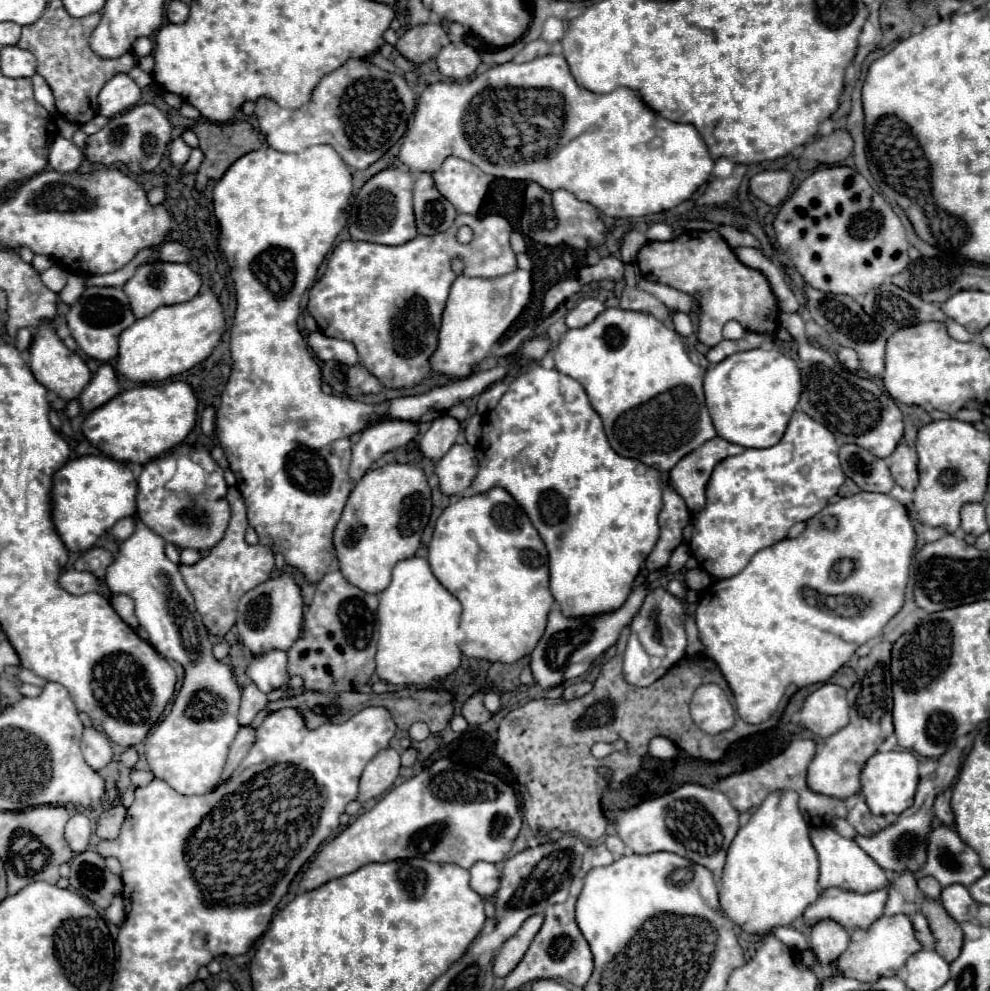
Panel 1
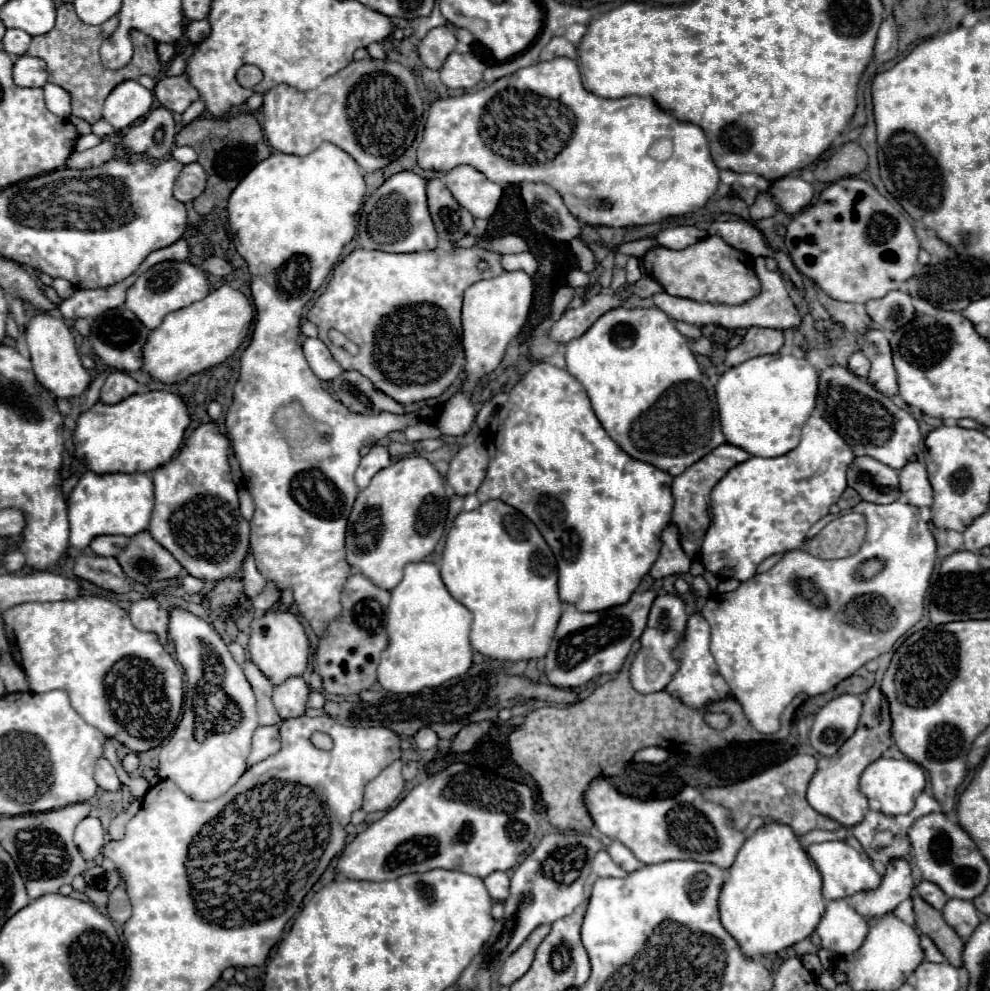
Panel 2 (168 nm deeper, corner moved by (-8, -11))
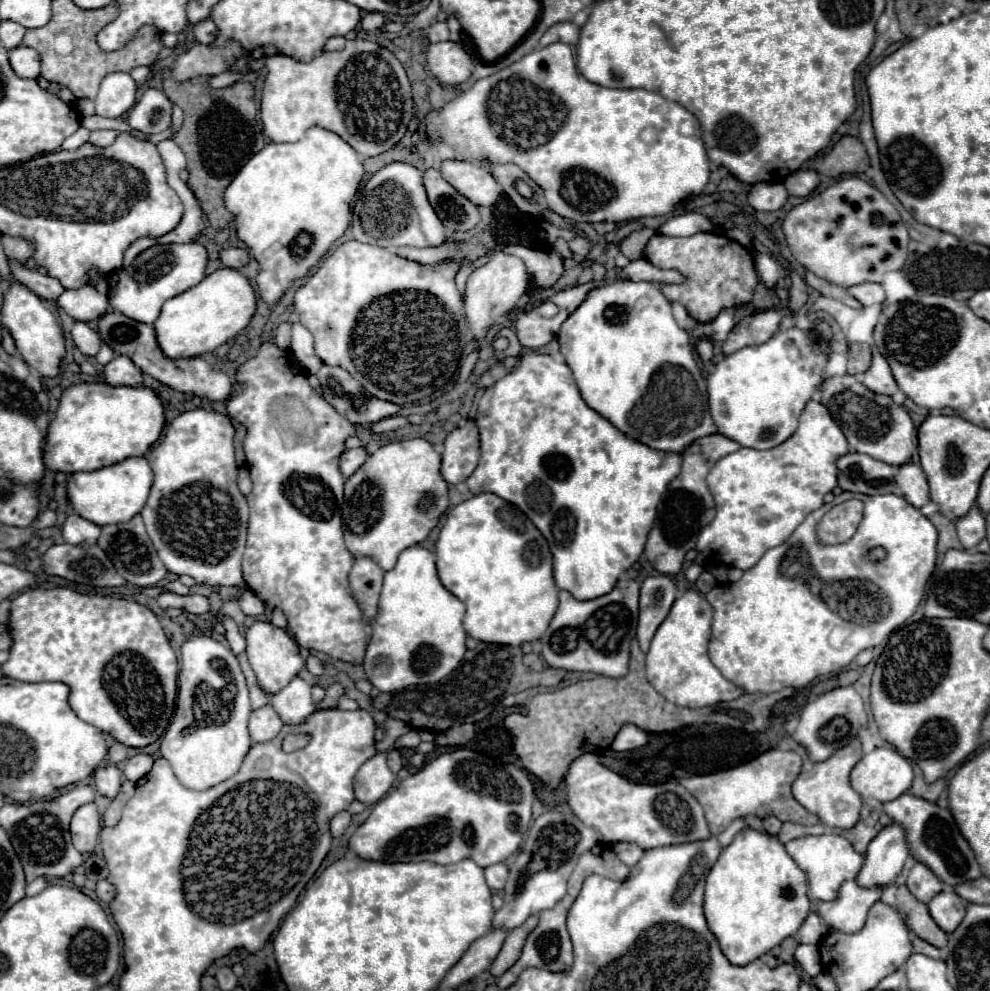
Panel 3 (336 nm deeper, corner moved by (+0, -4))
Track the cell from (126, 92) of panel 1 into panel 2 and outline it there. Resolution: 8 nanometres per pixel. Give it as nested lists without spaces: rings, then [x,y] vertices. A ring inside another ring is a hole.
[[[125,80],[111,90],[103,106],[103,118],[115,128],[123,130],[143,118],[153,104],[153,92],[137,80]]]

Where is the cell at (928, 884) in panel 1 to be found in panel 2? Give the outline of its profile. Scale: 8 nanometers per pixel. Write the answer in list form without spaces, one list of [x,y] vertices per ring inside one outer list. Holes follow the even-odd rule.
[[[921,880],[921,882],[917,884],[917,892],[919,892],[919,896],[921,896],[927,904],[931,904],[931,906],[937,908],[937,910],[941,910],[941,908],[945,906],[945,902],[949,900],[947,894],[945,894],[937,884],[931,884],[931,882],[927,882],[927,880]]]

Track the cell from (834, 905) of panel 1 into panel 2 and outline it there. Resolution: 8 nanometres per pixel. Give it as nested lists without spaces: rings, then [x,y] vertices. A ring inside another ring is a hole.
[[[893,858],[887,864],[879,888],[857,892],[849,900],[859,914],[867,918],[877,918],[887,912],[893,912],[903,900],[909,898],[911,890],[913,890],[913,878],[909,862],[905,858]]]

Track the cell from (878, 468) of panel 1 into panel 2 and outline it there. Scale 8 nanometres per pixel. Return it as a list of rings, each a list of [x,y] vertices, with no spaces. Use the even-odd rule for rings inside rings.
[[[855,458],[847,470],[847,484],[859,492],[865,502],[891,504],[899,500],[899,478],[897,470],[877,462],[875,458]]]

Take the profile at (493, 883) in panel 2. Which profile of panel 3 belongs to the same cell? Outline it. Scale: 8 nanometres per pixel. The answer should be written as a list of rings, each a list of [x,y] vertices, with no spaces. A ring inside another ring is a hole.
[[[505,863],[491,865],[485,869],[485,881],[493,891],[501,891],[505,881],[507,881],[507,873],[509,873],[509,869],[505,867]]]

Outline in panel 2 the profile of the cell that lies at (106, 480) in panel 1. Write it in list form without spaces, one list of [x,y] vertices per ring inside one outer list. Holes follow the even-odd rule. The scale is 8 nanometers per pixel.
[[[85,472],[69,496],[69,544],[87,548],[95,536],[133,536],[147,530],[153,510],[153,480],[149,474],[95,474]]]

